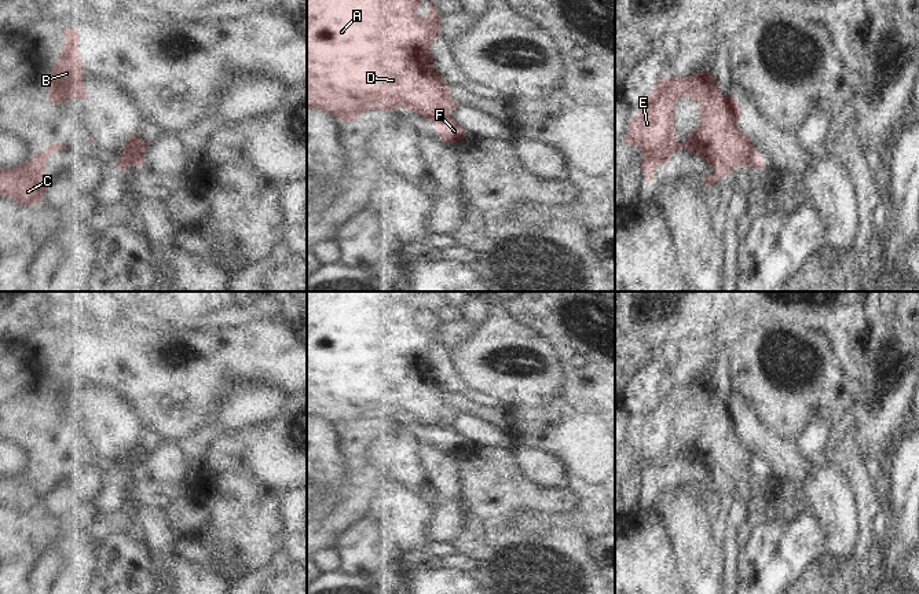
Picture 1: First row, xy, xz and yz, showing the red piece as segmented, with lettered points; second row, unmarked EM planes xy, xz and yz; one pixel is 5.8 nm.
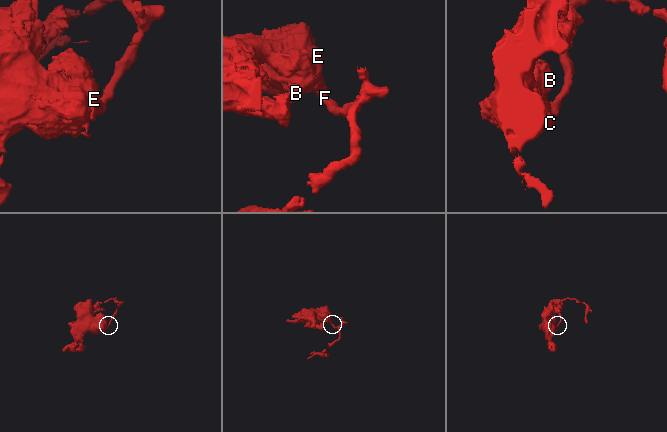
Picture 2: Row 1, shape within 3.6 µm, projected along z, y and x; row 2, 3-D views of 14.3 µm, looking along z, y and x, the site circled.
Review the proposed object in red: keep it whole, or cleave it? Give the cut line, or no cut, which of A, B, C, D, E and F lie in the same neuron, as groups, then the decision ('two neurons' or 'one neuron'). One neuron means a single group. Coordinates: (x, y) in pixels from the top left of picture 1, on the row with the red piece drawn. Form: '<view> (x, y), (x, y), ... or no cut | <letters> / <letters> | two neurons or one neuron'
xy (131, 138), (131, 143), (123, 154), (138, 164) | A B C D E / F | two neurons

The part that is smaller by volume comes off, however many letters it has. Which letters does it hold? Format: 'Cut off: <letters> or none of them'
Cut off: F

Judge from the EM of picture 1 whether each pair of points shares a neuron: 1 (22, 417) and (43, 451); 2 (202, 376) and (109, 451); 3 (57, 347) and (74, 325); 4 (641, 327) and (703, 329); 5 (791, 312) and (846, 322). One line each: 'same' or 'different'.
1: same
2: different
3: different
4: same
5: different

